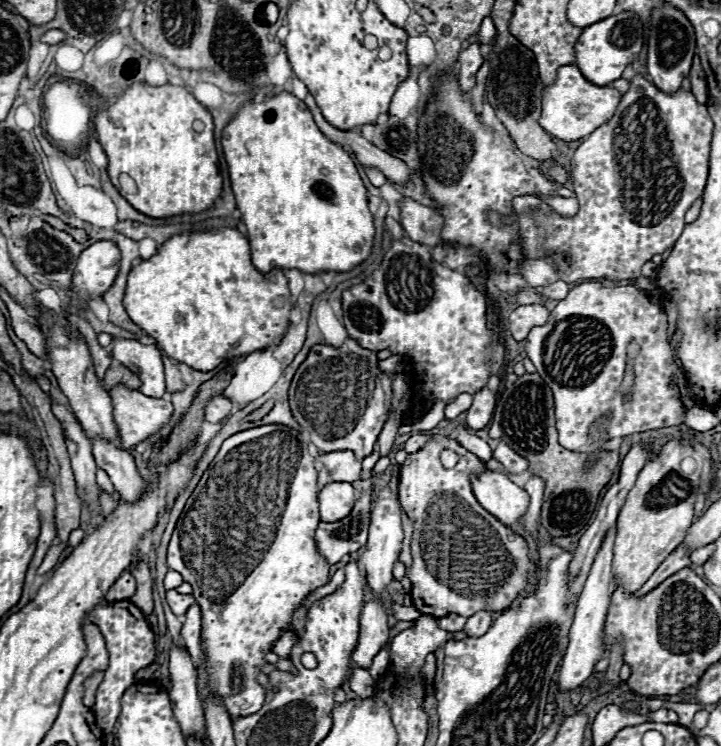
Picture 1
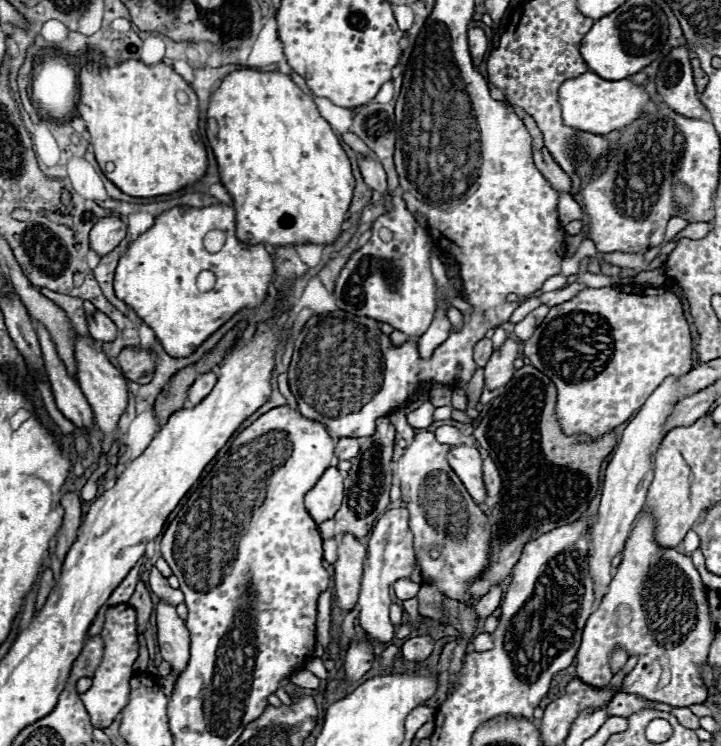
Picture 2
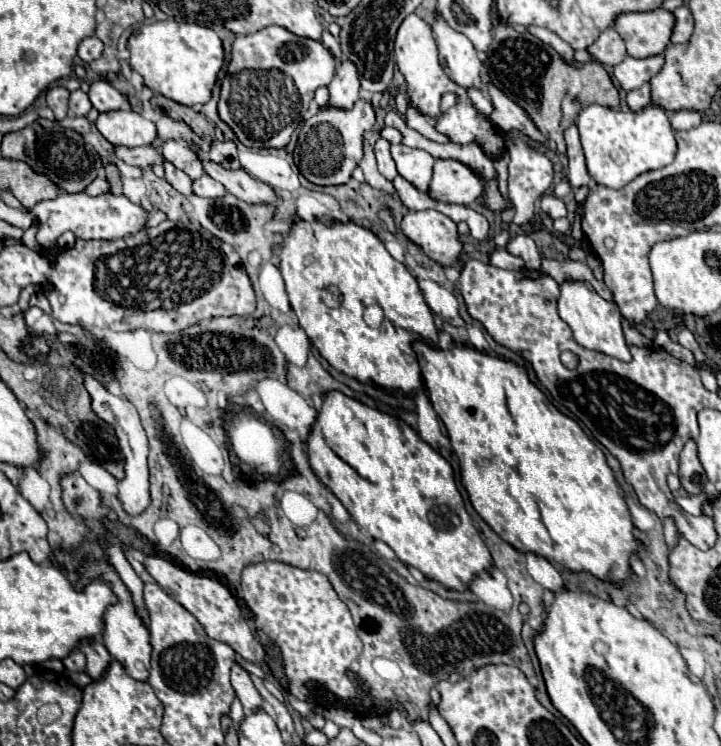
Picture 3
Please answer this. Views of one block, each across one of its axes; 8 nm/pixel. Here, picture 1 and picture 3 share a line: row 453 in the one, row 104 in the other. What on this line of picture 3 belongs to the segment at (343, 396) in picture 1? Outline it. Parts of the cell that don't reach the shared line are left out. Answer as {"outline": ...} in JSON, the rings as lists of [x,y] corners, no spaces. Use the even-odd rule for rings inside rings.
{"outline":[[[358,100],[350,110],[320,106],[316,114],[302,124],[302,132],[298,134],[294,150],[296,166],[310,182],[318,186],[346,184],[352,176],[352,170],[362,160],[362,134],[372,130],[374,122],[374,108],[368,100]]]}

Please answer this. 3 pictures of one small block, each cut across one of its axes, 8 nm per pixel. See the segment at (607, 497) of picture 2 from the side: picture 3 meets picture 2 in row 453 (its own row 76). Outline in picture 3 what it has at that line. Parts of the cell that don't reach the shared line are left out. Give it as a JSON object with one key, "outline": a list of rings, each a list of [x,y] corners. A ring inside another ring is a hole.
{"outline":[[[662,54],[650,56],[650,58],[642,58],[642,60],[626,56],[618,66],[614,66],[614,78],[618,80],[618,84],[626,92],[630,92],[630,90],[640,88],[650,78],[654,78],[662,70],[664,62],[666,60],[664,60]]]}

